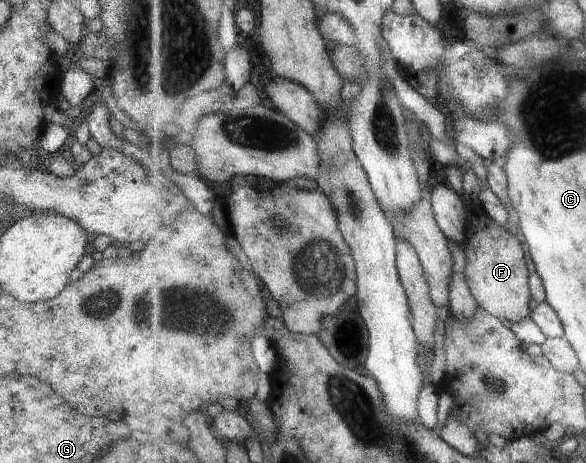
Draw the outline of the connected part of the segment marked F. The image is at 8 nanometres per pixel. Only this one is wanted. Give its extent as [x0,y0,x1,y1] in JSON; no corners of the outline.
[467,215,533,324]

